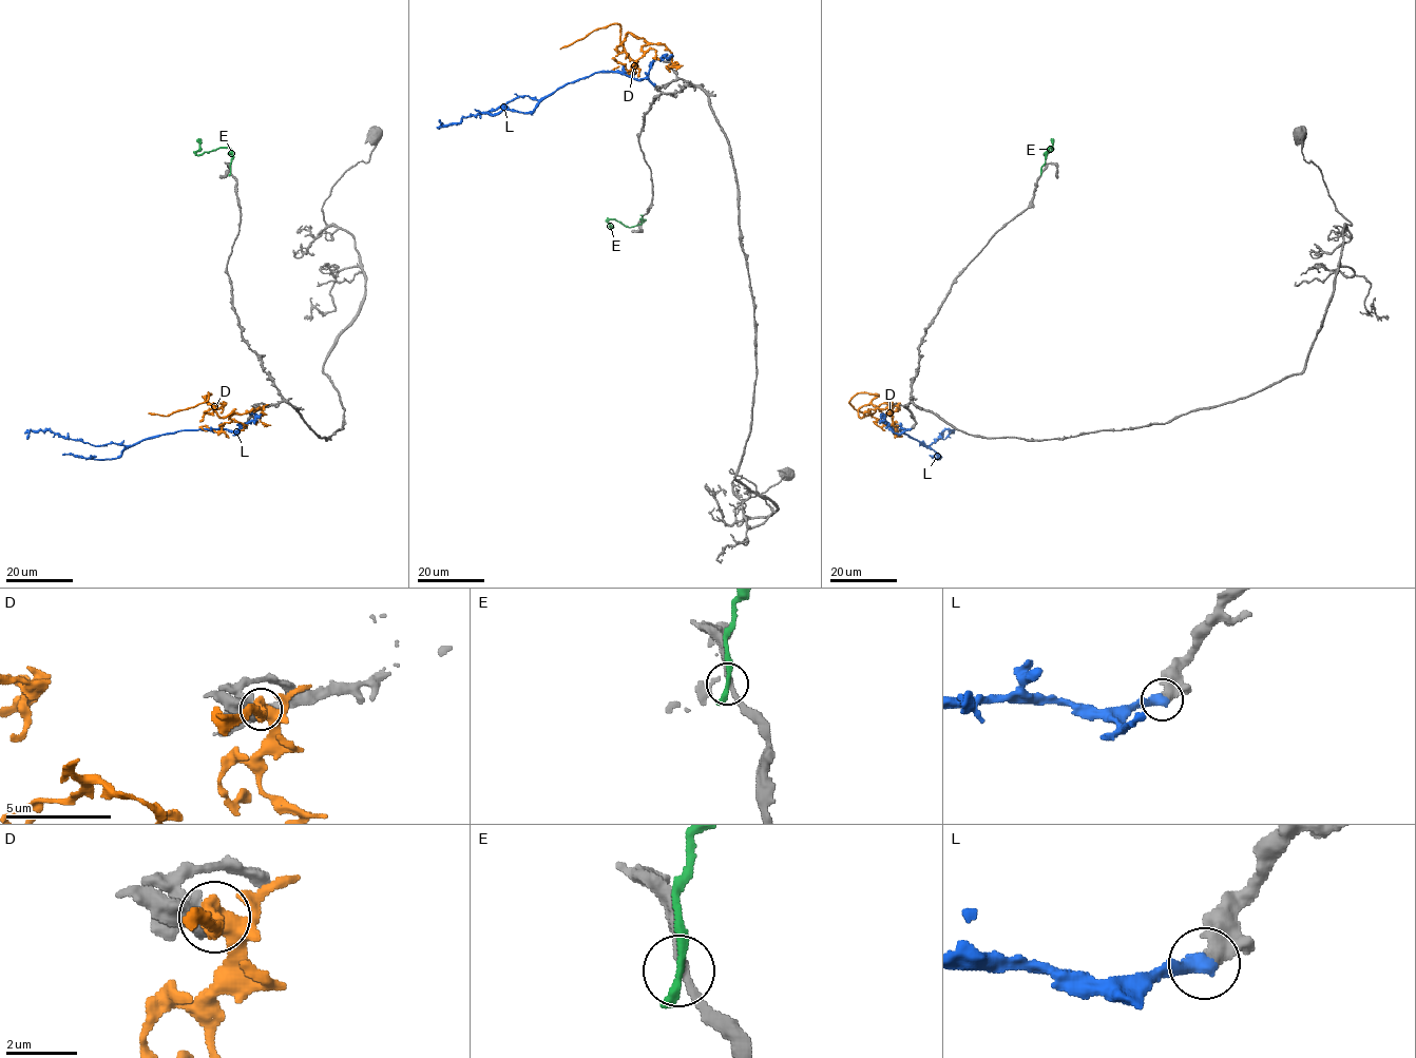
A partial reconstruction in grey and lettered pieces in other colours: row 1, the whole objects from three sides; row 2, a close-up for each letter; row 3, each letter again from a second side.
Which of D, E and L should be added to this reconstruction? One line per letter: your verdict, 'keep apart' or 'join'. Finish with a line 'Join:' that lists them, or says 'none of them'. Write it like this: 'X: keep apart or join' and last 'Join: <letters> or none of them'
D: keep apart
E: keep apart
L: join
Join: L

